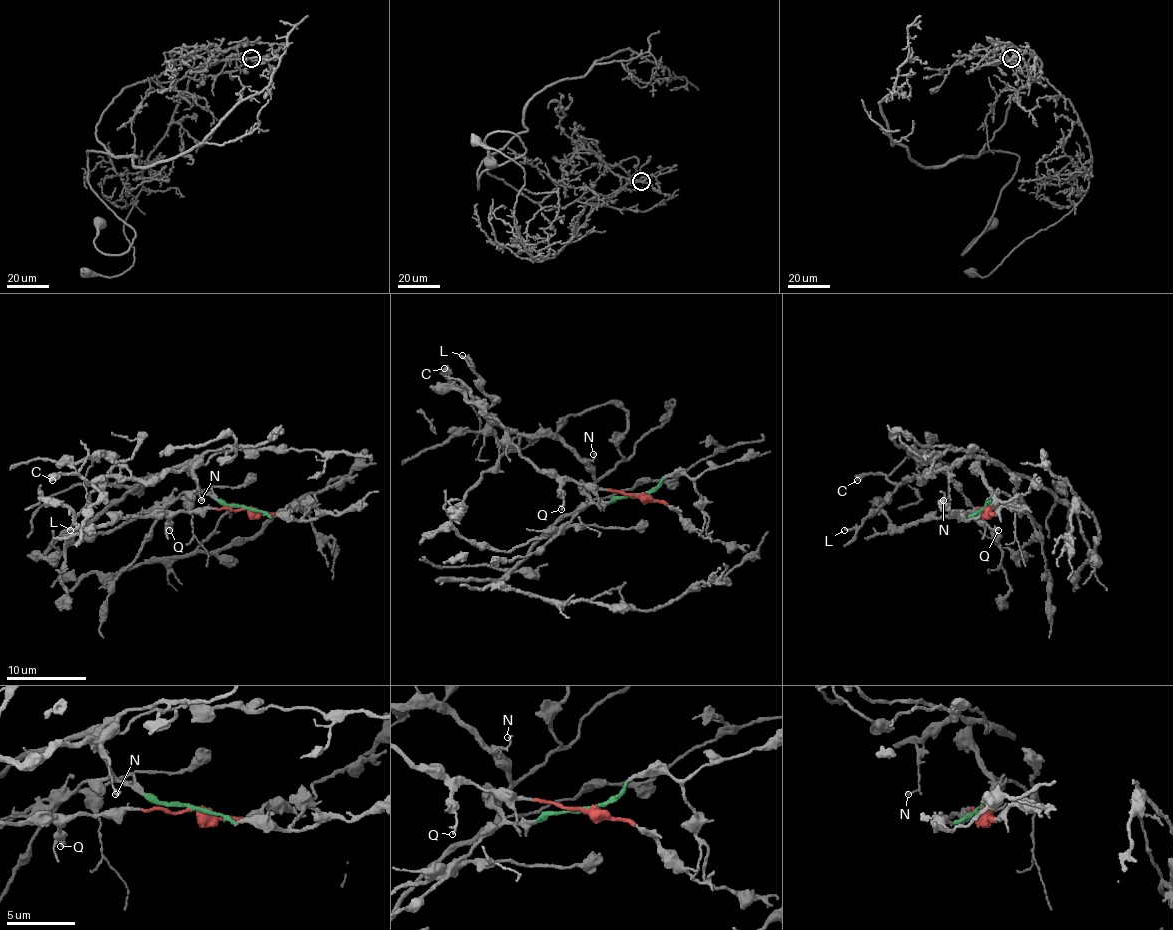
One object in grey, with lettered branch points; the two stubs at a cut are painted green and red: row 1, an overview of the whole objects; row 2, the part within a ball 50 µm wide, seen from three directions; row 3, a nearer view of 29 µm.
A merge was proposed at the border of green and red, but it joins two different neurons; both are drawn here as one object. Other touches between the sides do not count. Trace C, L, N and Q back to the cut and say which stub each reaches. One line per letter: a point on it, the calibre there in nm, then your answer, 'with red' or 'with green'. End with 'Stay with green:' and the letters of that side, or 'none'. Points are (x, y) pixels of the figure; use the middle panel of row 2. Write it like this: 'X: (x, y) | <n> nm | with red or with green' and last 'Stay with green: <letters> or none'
C: (444, 368) | 650 nm | with green
L: (462, 355) | 190 nm | with green
N: (593, 454) | 150 nm | with green
Q: (561, 509) | 220 nm | with red
Stay with green: C, L, N

